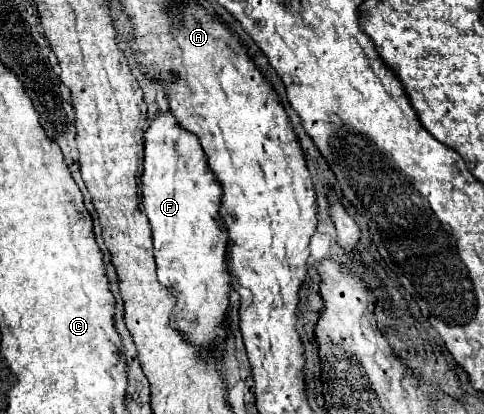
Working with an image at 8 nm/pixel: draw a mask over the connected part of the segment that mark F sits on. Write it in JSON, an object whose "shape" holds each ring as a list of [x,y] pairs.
{"shape":[[[167,109],[167,111],[157,111],[157,117],[151,121],[149,129],[145,131],[145,159],[143,159],[143,175],[141,175],[141,195],[143,195],[143,209],[145,209],[145,215],[151,223],[151,229],[153,229],[153,245],[155,245],[155,263],[157,263],[157,279],[161,285],[169,287],[171,293],[177,297],[177,307],[173,311],[175,315],[175,327],[187,337],[187,341],[193,341],[193,345],[197,345],[199,349],[207,349],[207,347],[215,347],[217,345],[217,339],[219,337],[225,337],[225,327],[221,325],[225,321],[225,313],[227,313],[227,307],[229,307],[229,291],[231,291],[231,279],[229,279],[229,273],[227,273],[227,261],[225,261],[225,255],[227,255],[227,229],[219,217],[219,207],[221,207],[221,185],[217,181],[217,177],[213,175],[213,171],[209,169],[207,165],[207,157],[201,149],[201,143],[199,143],[199,137],[189,133],[187,129],[183,129],[177,119],[173,117],[173,113]]]}

